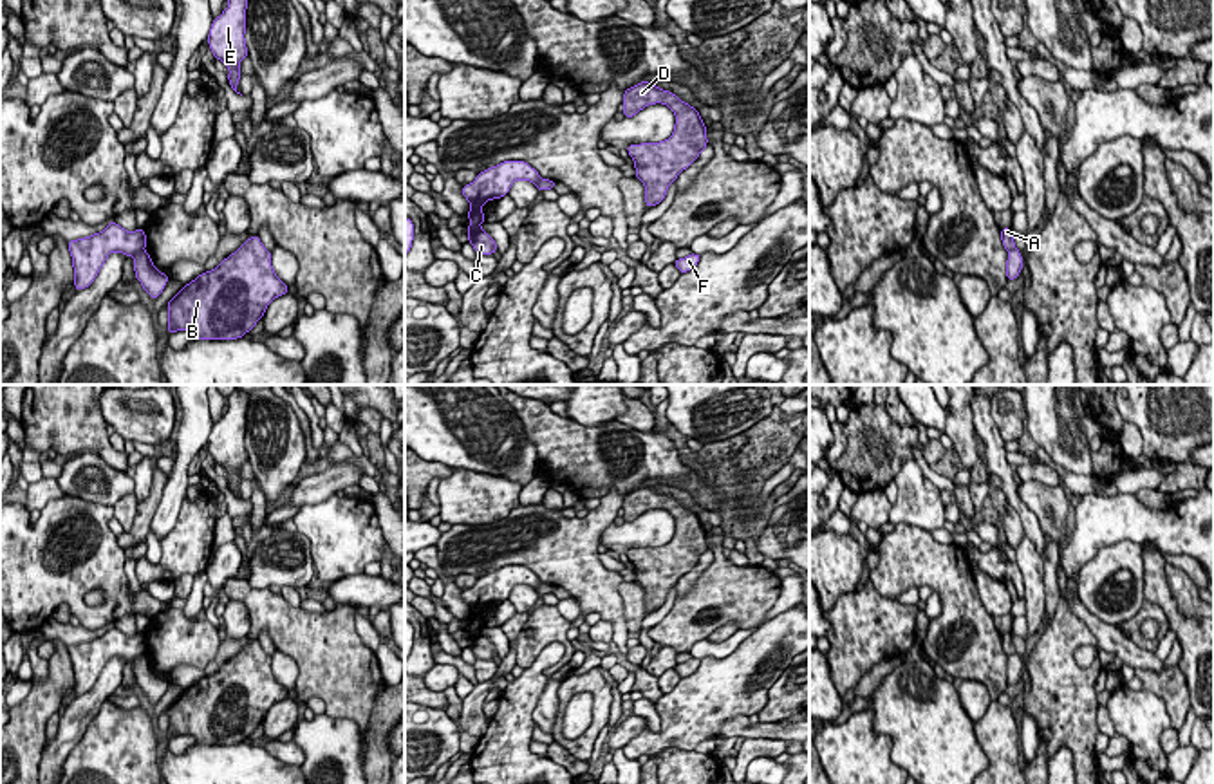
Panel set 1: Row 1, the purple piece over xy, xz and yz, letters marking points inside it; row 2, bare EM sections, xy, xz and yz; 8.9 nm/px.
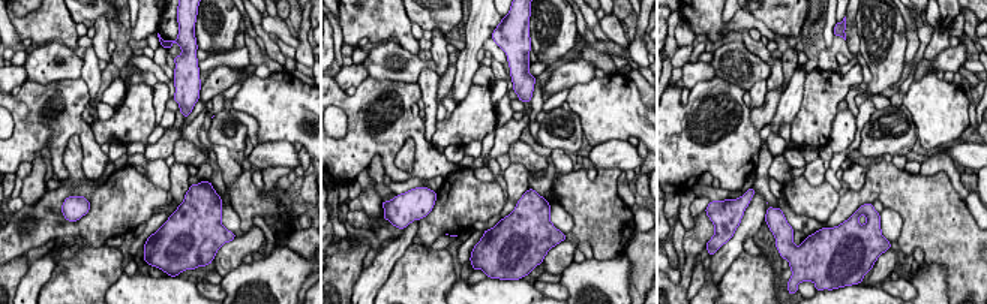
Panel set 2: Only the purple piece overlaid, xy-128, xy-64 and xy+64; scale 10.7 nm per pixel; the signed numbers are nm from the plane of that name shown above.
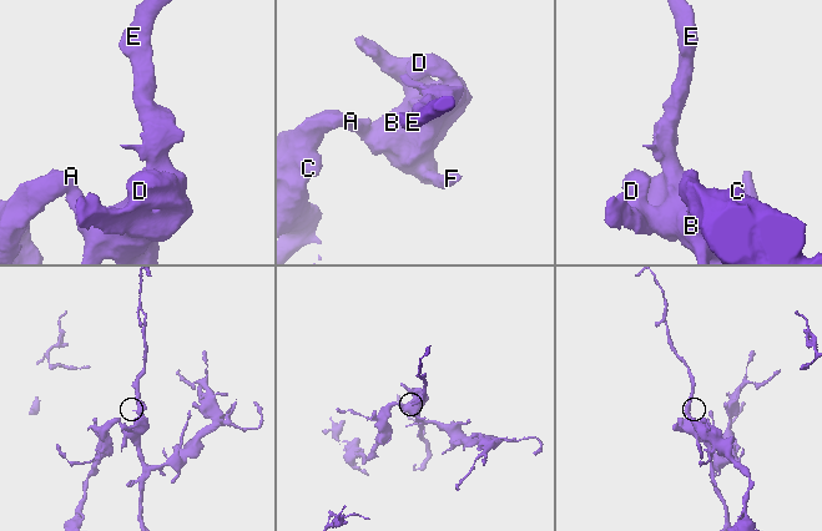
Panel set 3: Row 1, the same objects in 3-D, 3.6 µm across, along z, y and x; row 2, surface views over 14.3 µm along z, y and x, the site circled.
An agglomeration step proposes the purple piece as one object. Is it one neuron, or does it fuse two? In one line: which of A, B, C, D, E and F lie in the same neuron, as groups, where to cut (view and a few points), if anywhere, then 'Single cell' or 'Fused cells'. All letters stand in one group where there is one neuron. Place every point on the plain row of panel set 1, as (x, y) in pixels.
Groups: A C / B D E F. Split along xy (143, 653), (132, 658). Fused cells

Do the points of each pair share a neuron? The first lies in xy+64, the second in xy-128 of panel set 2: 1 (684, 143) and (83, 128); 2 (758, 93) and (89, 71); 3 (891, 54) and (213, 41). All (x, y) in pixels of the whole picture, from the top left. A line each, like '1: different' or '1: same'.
1: same
2: same
3: same

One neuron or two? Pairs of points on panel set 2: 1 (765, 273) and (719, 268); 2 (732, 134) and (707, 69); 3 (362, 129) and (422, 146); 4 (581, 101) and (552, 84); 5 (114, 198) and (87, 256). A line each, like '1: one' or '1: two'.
1: two
2: two
3: one
4: two
5: two

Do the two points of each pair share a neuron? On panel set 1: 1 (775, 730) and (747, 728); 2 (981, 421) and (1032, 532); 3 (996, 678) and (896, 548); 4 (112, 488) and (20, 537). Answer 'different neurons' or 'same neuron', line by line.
1: same neuron
2: same neuron
3: same neuron
4: different neurons

